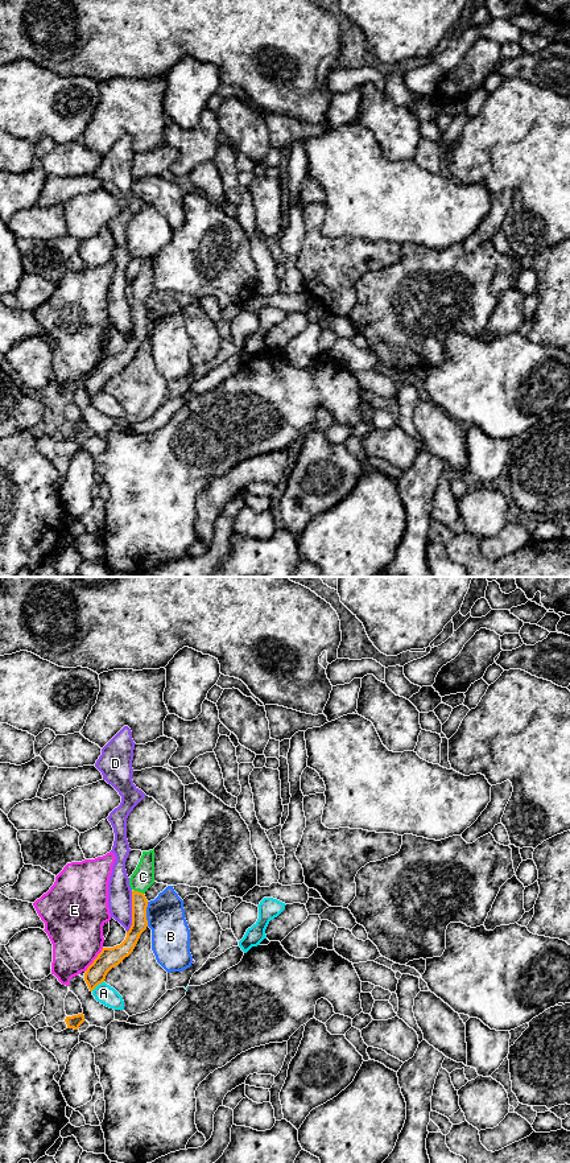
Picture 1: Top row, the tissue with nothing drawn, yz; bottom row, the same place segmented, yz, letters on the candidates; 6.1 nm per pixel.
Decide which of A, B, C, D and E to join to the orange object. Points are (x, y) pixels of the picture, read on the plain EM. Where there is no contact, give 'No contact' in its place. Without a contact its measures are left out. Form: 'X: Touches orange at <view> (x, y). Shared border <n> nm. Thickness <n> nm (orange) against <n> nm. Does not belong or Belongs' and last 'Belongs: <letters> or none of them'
A: Touches orange at yz (96, 394). Shared border 100 nm. Thickness 130 nm (orange) against 120 nm. Does not belong
B: Touches orange at yz (145, 322). Shared border 150 nm. Thickness 100 nm (orange) against 240 nm. Does not belong
C: Touches orange at yz (137, 300). Shared border 70 nm. Thickness 100 nm (orange) against 140 nm. Belongs
D: Touches orange at yz (132, 321). Shared border 260 nm. Thickness 100 nm (orange) against 140 nm. Does not belong
E: Touches orange at yz (94, 368). Shared border 180 nm. Thickness 130 nm (orange) against 360 nm. Does not belong
Belongs: C

